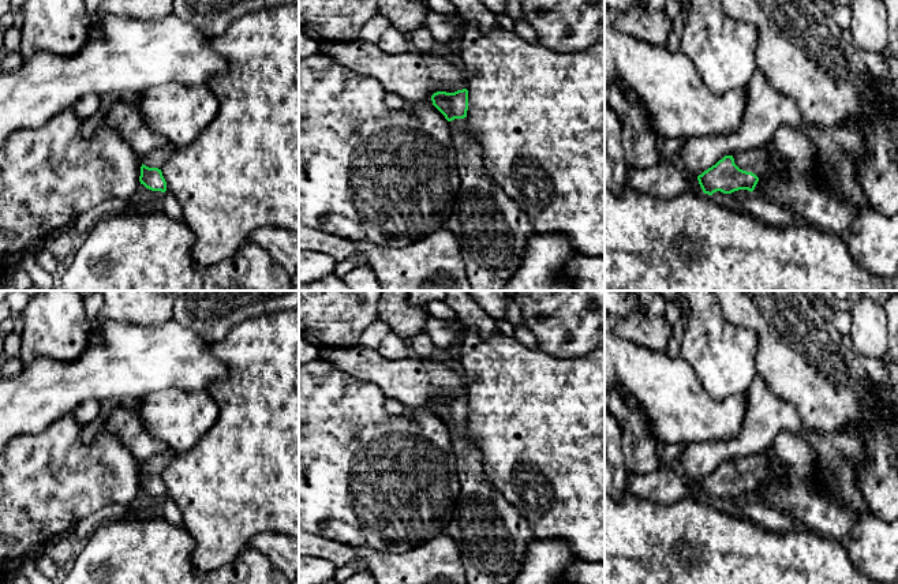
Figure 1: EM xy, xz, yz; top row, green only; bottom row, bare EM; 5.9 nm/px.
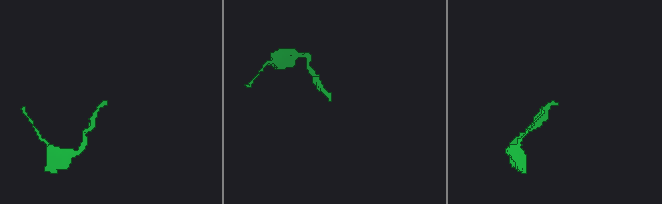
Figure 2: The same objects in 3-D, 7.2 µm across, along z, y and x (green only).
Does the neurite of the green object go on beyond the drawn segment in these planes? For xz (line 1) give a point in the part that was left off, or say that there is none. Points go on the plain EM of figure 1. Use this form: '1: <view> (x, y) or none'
1: xz (491, 536)

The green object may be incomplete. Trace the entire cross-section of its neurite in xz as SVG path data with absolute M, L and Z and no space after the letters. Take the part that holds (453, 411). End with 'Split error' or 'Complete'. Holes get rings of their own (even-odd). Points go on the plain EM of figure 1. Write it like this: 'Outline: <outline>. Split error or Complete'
Outline: M468 396L454 398L437 397L433 411L450 428L456 454L456 473L460 493L445 534L456 540L467 573L467 584L510 584L521 569L528 544L536 538L517 509L491 483L483 468L480 448L469 438L467 416Z. Split error

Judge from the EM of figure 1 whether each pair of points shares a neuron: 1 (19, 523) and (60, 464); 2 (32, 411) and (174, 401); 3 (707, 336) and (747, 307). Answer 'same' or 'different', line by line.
1: same
2: different
3: different

